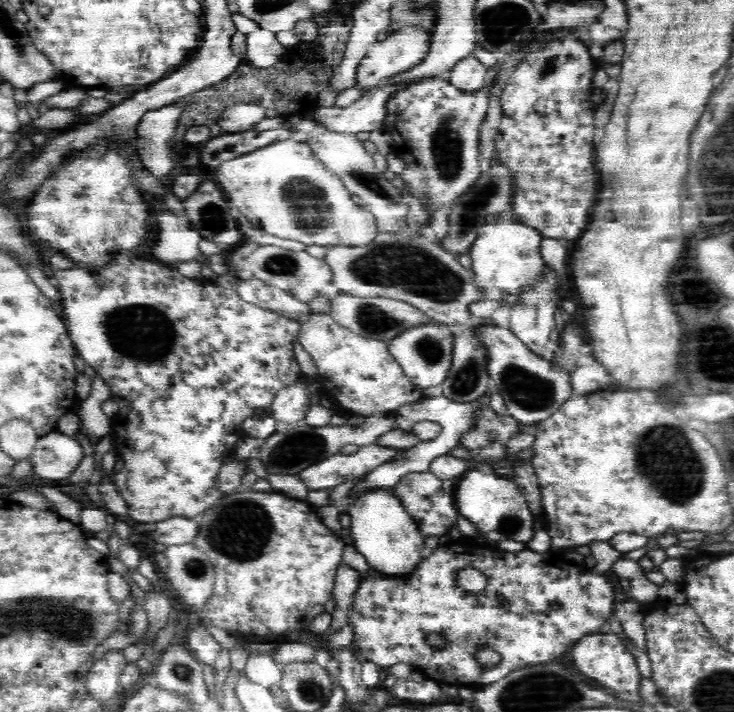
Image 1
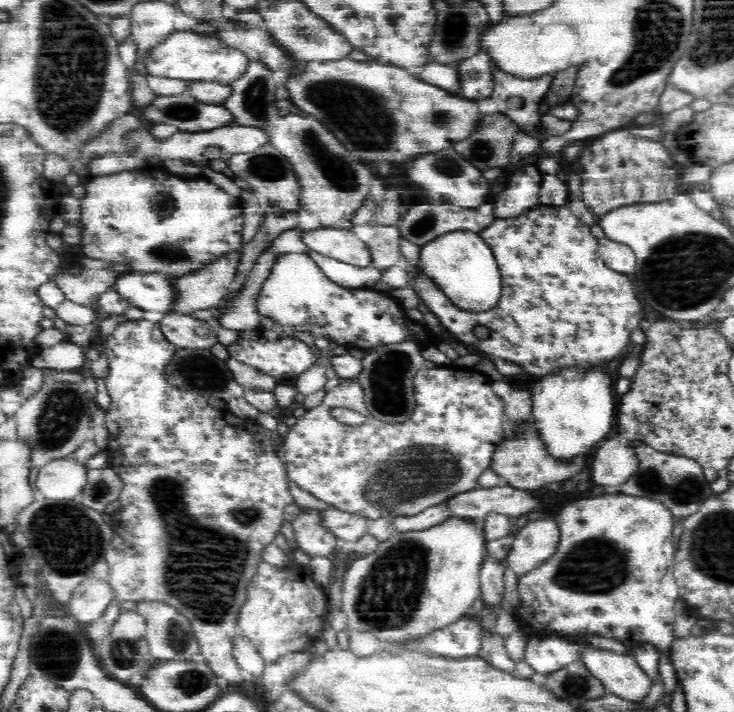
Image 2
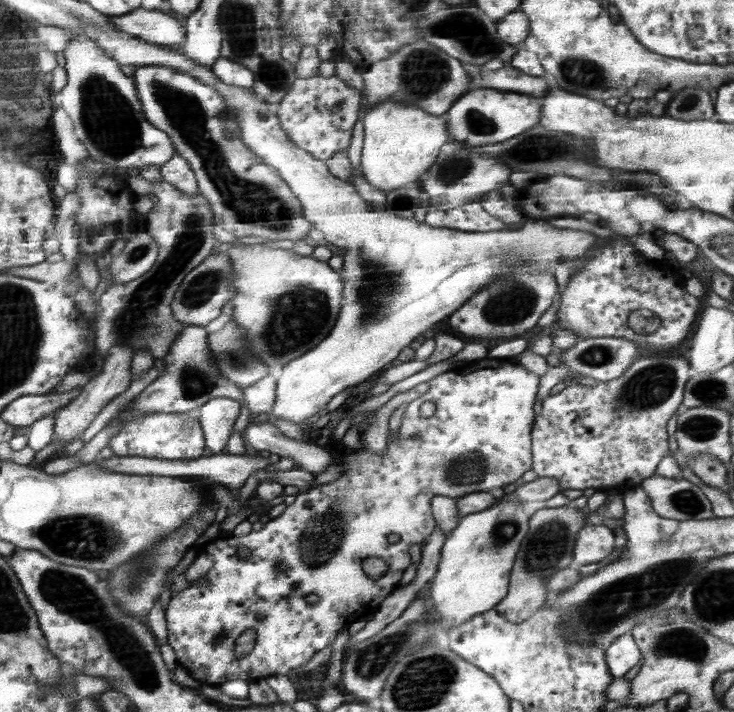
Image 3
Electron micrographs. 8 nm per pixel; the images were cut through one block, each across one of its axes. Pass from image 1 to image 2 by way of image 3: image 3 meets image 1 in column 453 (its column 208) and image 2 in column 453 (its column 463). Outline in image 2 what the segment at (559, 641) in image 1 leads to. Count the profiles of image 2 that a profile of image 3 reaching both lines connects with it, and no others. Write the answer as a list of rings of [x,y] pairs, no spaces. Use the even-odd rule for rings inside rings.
[[[438,365],[429,369],[424,366],[424,368],[417,370],[413,378],[413,384],[415,389],[416,408],[410,420],[401,424],[388,424],[388,422],[381,422],[369,416],[367,407],[365,406],[363,387],[356,380],[346,379],[342,381],[339,386],[327,392],[322,404],[316,406],[316,408],[312,408],[312,410],[308,410],[304,416],[298,418],[296,424],[288,430],[284,438],[284,461],[285,467],[287,468],[287,475],[289,476],[289,482],[293,485],[298,485],[302,490],[306,490],[306,492],[310,492],[310,494],[322,500],[322,502],[332,504],[333,508],[365,517],[365,520],[368,520],[368,522],[373,522],[374,520],[378,520],[378,518],[384,518],[384,516],[414,517],[415,514],[420,514],[420,512],[431,506],[447,501],[448,498],[452,498],[452,496],[467,493],[468,490],[472,490],[474,486],[478,486],[477,482],[478,478],[480,478],[480,474],[492,465],[492,456],[504,438],[504,430],[507,424],[506,416],[504,415],[506,399],[496,395],[496,392],[492,389],[492,380],[488,376],[455,365]],[[336,407],[356,410],[356,412],[367,417],[366,422],[360,424],[360,426],[352,427],[348,426],[348,424],[340,424],[340,422],[337,422],[331,416],[331,410]]]

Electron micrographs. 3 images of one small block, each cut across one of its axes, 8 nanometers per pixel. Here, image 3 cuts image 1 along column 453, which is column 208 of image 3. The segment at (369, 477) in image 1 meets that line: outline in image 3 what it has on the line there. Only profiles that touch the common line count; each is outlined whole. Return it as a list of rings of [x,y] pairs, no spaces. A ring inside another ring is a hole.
[[[226,396],[212,398],[196,410],[196,420],[201,423],[206,442],[213,454],[226,451],[232,427],[240,415],[240,410],[240,402]]]

